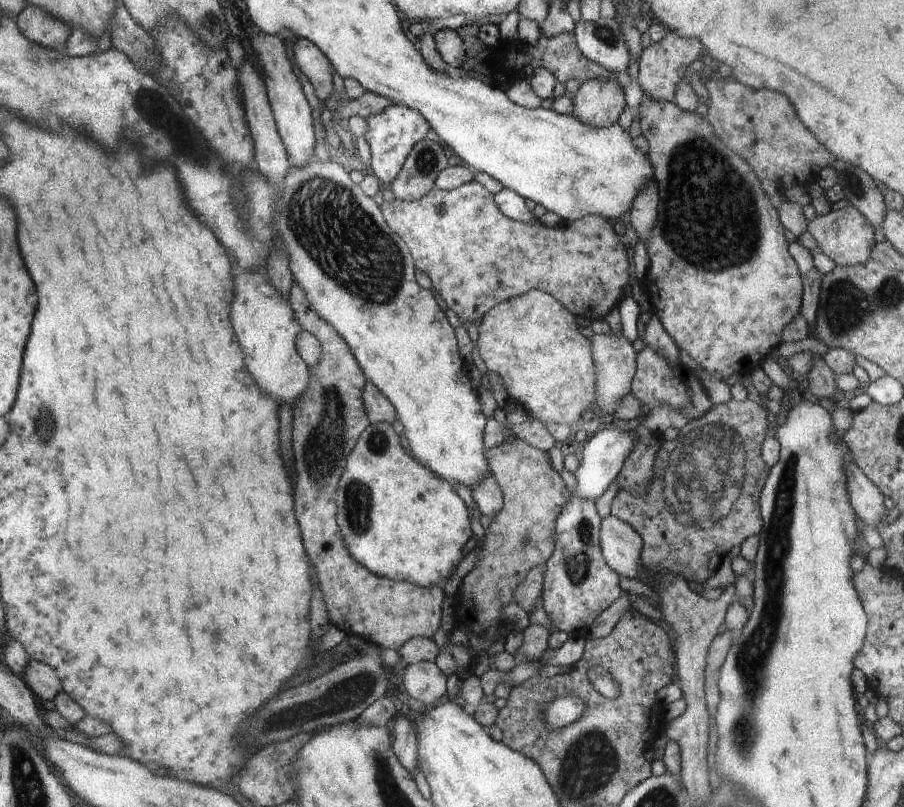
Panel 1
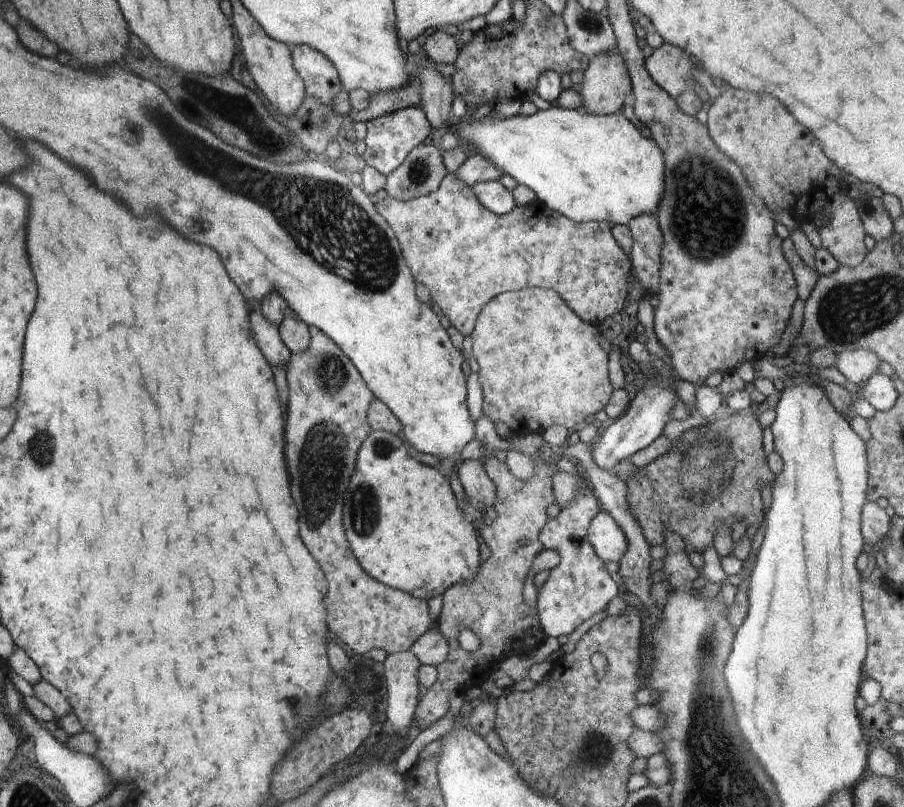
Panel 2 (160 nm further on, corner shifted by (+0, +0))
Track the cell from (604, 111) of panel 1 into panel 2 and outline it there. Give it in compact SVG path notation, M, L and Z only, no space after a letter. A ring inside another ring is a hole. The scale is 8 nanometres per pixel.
M616 51L592 55L583 72L582 97L589 115L612 115L624 108L624 99L632 94L629 72Z

